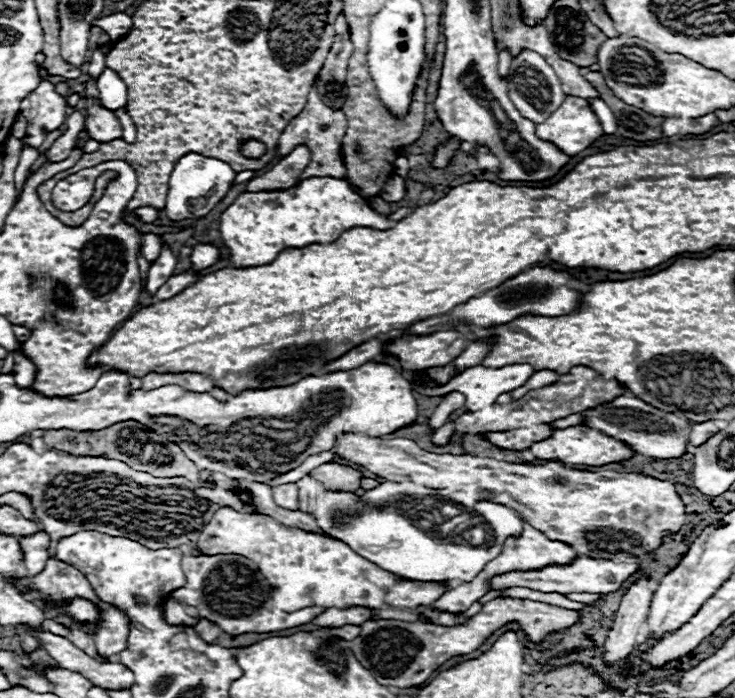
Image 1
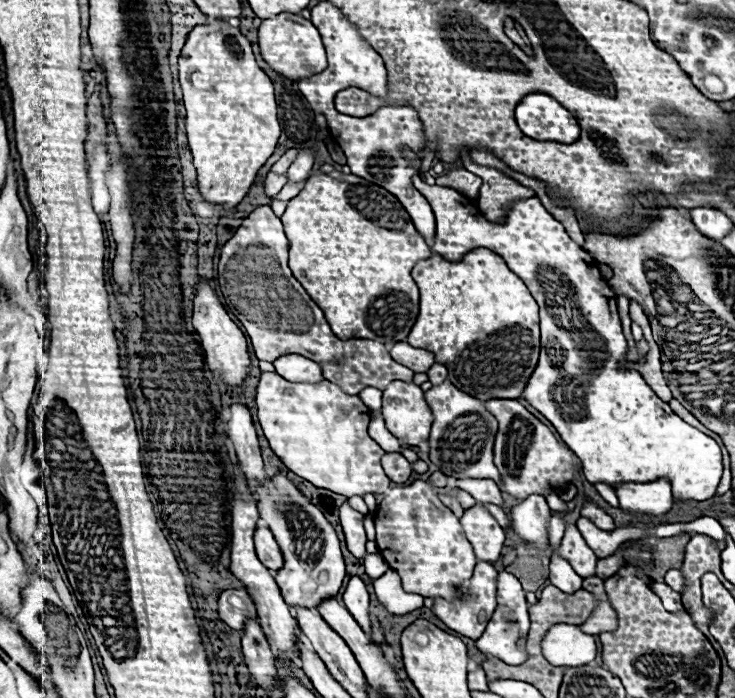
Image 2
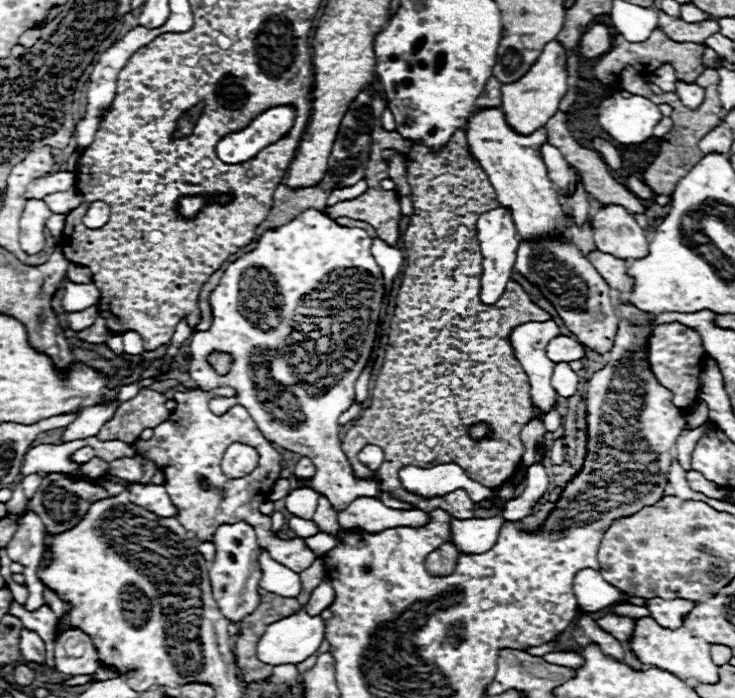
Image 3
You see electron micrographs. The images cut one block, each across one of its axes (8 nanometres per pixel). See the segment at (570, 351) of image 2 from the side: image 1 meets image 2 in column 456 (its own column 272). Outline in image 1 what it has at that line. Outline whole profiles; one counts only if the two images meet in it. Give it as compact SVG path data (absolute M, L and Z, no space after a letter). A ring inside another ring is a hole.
M308 178L290 190L242 192L220 218L220 238L228 252L228 262L234 268L246 268L272 262L286 248L332 242L352 226L386 230L392 222L372 210L346 180Z

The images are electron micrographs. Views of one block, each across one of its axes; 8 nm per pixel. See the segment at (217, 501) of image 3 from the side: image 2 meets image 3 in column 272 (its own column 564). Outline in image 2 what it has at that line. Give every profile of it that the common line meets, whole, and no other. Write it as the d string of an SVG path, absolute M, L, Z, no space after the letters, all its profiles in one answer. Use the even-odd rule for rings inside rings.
M494 398L486 400L484 406L498 420L494 464L502 474L502 492L508 492L516 498L526 498L530 494L544 494L546 490L560 488L572 482L574 472L582 468L580 460L570 448L556 440L556 436L520 404L520 400ZM574 524L566 526L566 532L564 532L564 538L562 538L562 544L558 548L558 554L562 558L566 558L572 568L582 576L582 578L588 578L588 576L594 576L594 570L596 570L596 562L598 562L598 556L588 548L586 540L580 536L578 528Z

